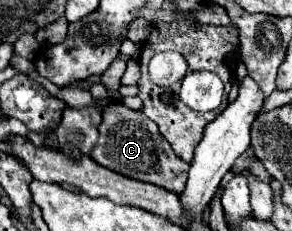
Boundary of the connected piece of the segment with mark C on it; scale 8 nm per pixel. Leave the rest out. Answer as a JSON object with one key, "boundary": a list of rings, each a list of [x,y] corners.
{"boundary":[[[112,101],[104,109],[102,115],[104,117],[102,117],[100,127],[98,127],[100,137],[90,153],[90,157],[98,165],[102,165],[106,169],[114,169],[116,173],[120,173],[124,177],[152,183],[152,185],[158,185],[158,187],[174,191],[174,193],[184,191],[186,181],[188,181],[184,161],[172,151],[170,143],[160,135],[158,125],[154,121],[150,121],[142,111],[128,109],[120,101],[116,101],[116,103]]]}

